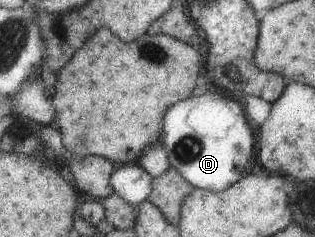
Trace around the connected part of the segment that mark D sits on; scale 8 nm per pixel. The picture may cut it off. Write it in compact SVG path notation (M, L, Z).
M213 88L197 97L182 99L166 111L166 133L160 135L159 144L164 148L168 161L172 168L193 187L219 192L232 186L239 178L250 173L250 161L254 155L252 145L252 131L244 119L240 102L236 103L234 98L228 99L224 94L214 93Z

